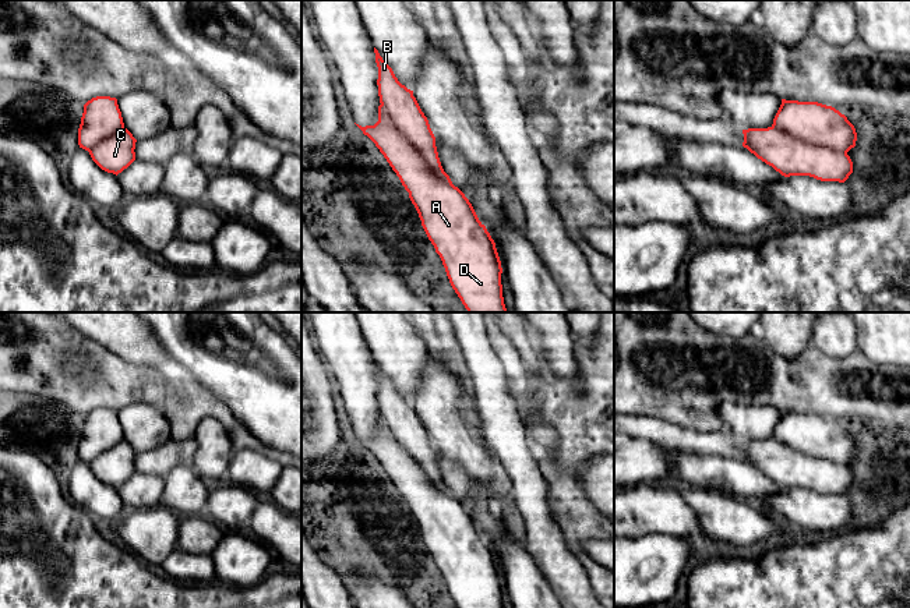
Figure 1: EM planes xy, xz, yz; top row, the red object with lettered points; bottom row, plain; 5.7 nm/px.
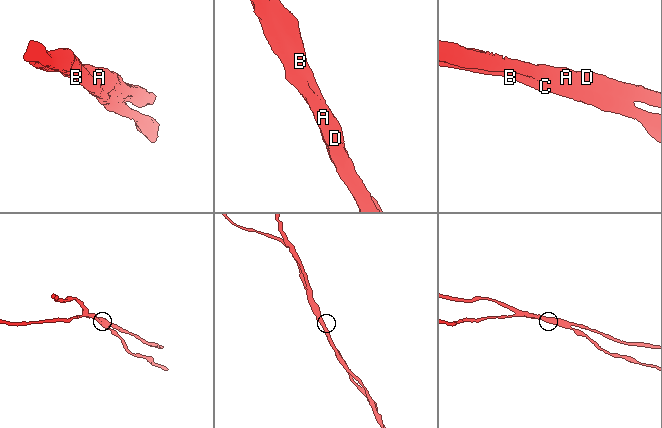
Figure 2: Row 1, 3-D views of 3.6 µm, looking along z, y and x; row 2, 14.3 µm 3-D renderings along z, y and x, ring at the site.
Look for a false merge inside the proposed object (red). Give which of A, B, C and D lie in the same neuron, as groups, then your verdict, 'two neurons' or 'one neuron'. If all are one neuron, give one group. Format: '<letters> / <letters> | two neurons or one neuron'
A D / B C | two neurons

